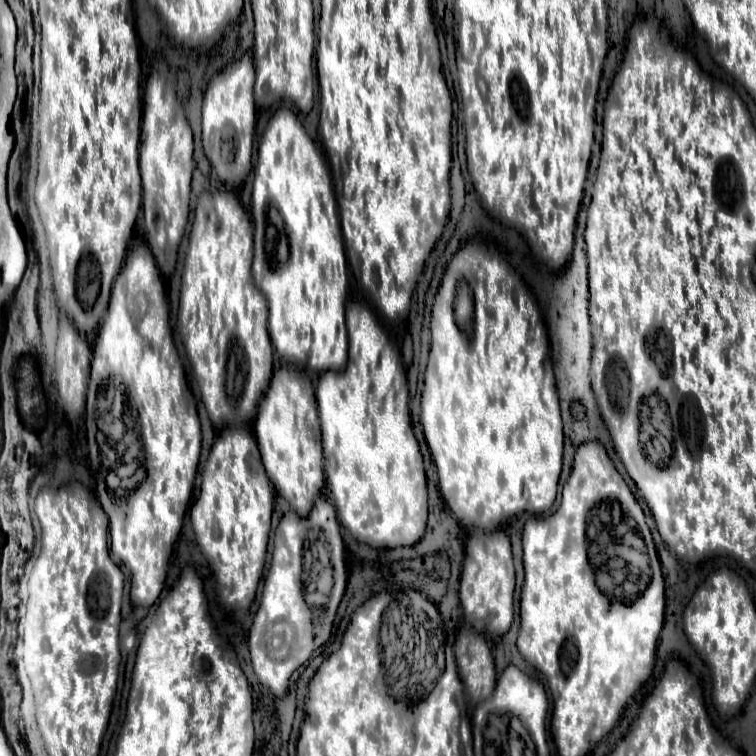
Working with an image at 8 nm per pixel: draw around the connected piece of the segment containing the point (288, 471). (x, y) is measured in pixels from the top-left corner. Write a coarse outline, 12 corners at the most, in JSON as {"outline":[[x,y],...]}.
{"outline":[[277,370],[257,410],[267,478],[301,518],[325,486],[315,394]]}

